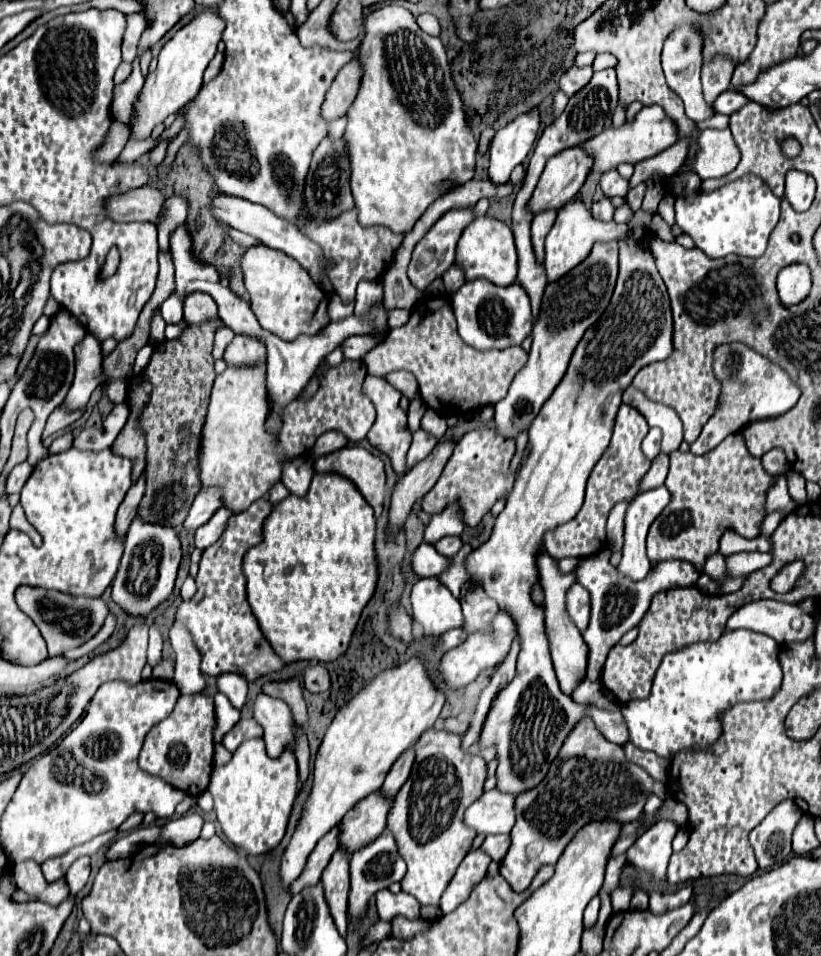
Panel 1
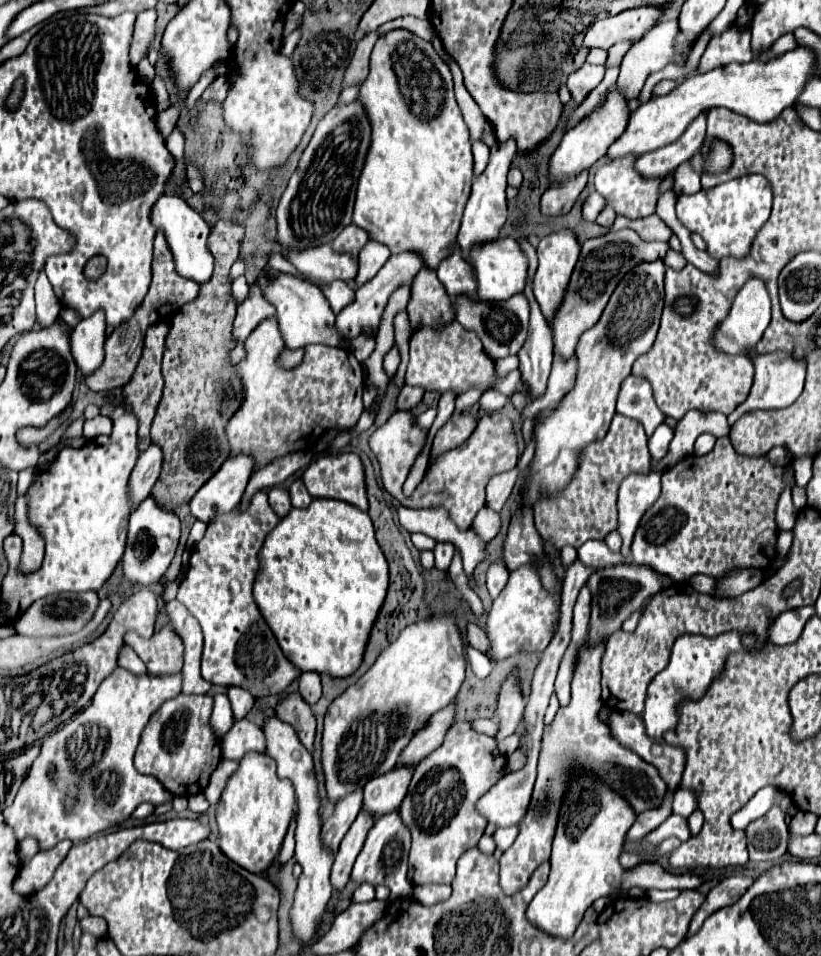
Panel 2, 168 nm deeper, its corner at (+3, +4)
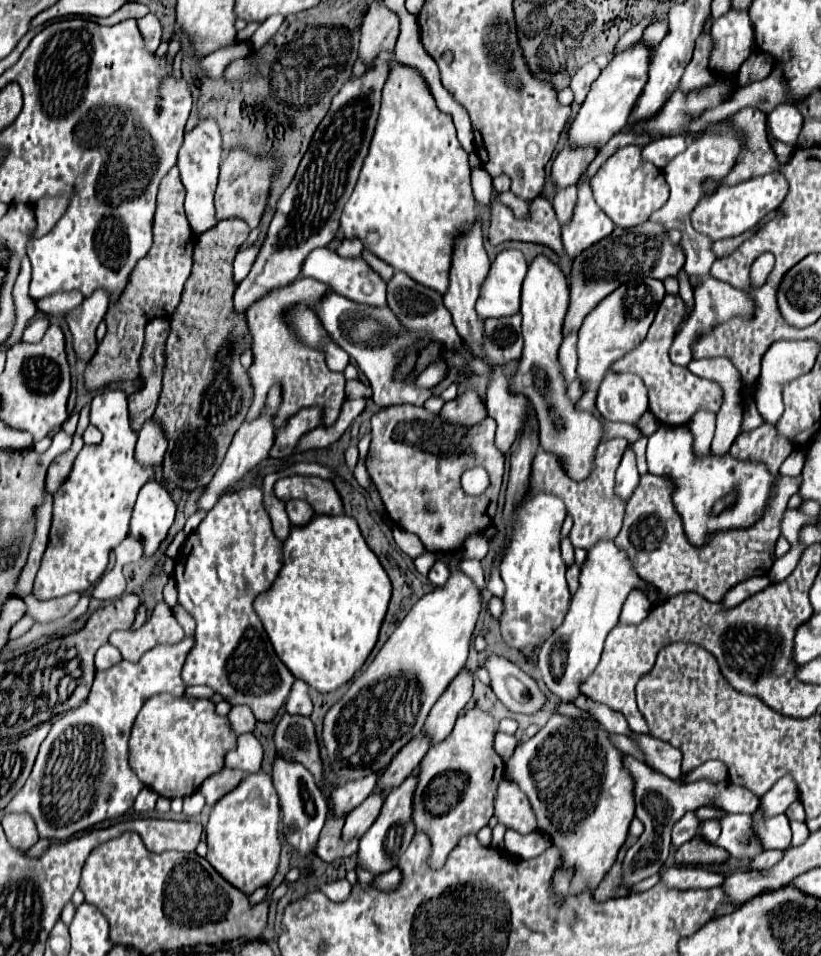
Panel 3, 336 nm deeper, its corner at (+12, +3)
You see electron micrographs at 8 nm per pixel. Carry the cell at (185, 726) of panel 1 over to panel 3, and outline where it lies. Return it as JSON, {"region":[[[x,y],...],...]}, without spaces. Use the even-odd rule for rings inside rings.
{"region":[[[152,696],[140,710],[130,734],[130,768],[146,788],[164,798],[184,798],[200,788],[208,774],[224,766],[224,754],[234,746],[234,732],[224,716],[214,712],[214,702],[194,698]]]}

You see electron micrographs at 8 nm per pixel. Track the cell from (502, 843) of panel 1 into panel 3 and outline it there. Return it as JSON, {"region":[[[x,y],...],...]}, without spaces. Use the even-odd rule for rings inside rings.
{"region":[[[506,830],[506,840],[504,840],[506,850],[524,858],[524,860],[542,854],[550,844],[552,842],[550,842],[548,834],[542,834],[542,830],[534,830],[524,836],[518,834],[516,830]]]}

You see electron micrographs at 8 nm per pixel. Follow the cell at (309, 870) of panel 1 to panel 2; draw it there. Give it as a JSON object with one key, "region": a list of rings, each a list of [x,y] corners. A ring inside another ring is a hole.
{"region":[[[363,789],[361,791],[353,791],[347,797],[343,797],[343,799],[339,799],[335,803],[333,815],[323,821],[323,833],[321,833],[323,835],[323,843],[329,849],[335,851],[339,847],[341,839],[345,837],[345,833],[351,827],[351,823],[359,815],[361,805],[363,805]]]}

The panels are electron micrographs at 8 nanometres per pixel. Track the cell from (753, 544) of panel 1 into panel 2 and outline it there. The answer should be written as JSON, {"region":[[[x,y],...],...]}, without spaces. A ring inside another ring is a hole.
{"region":[[[779,531],[779,535],[777,535],[777,553],[779,553],[781,557],[789,553],[791,541],[793,541],[793,533],[791,533],[791,531]]]}

